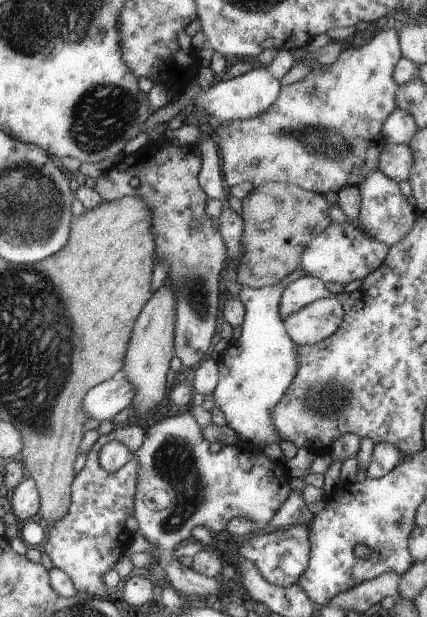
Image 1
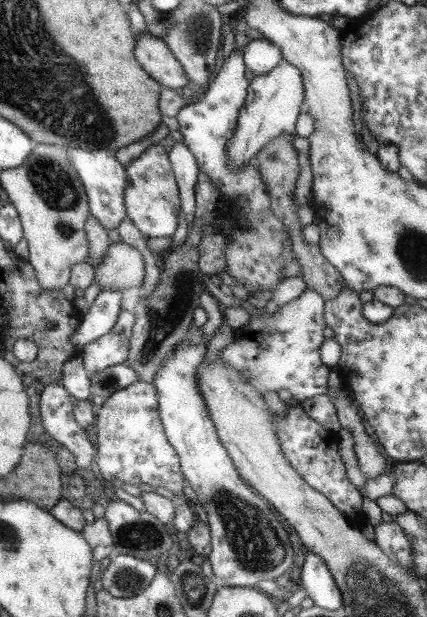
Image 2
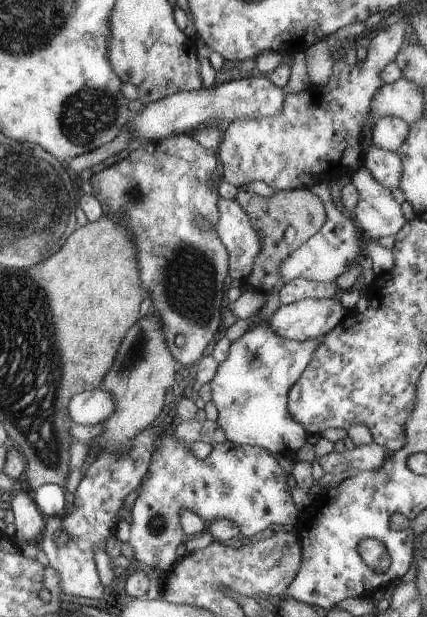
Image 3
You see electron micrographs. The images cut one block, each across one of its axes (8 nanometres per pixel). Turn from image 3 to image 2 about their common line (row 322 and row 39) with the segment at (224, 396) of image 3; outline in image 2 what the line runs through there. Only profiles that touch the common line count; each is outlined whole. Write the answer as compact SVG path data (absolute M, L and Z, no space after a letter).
M267 39L250 40L242 49L244 68L254 76L269 72L282 61L279 48Z

